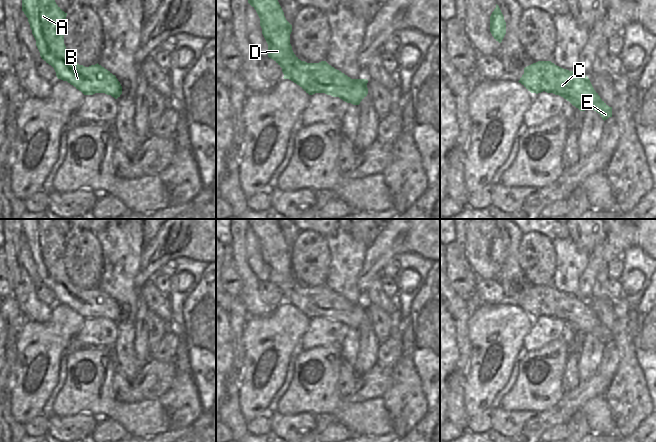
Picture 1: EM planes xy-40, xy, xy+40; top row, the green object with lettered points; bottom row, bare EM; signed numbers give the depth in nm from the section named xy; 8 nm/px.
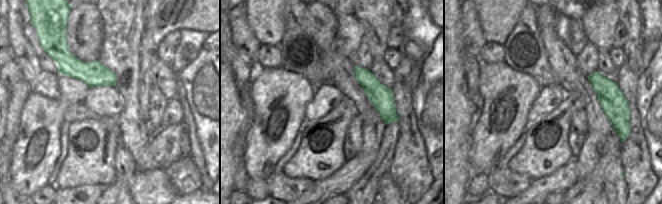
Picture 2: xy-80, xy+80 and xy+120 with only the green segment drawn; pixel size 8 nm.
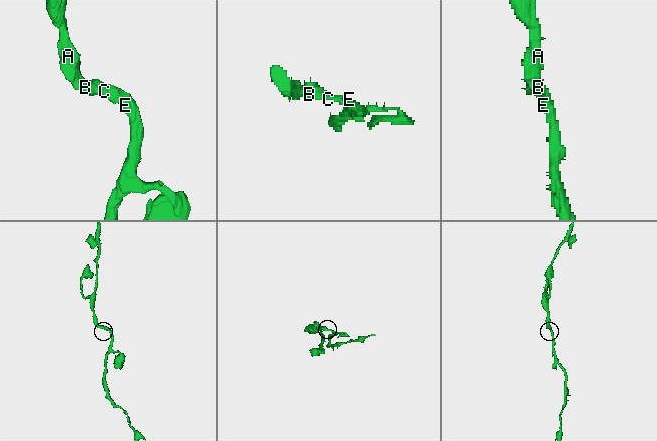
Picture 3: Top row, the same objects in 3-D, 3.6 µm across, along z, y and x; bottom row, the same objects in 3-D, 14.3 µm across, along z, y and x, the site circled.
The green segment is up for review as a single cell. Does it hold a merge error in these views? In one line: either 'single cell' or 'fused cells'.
single cell

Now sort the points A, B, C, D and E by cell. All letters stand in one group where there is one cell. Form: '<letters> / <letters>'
A B C D E

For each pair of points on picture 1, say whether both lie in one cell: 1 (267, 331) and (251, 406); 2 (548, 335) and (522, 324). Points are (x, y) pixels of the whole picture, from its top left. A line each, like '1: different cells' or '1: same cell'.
1: same cell
2: different cells

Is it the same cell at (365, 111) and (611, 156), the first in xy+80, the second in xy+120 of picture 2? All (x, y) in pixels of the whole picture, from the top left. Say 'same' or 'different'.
same

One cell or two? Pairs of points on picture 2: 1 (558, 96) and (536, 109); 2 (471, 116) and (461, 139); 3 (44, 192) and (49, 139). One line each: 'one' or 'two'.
1: one
2: one
3: two

